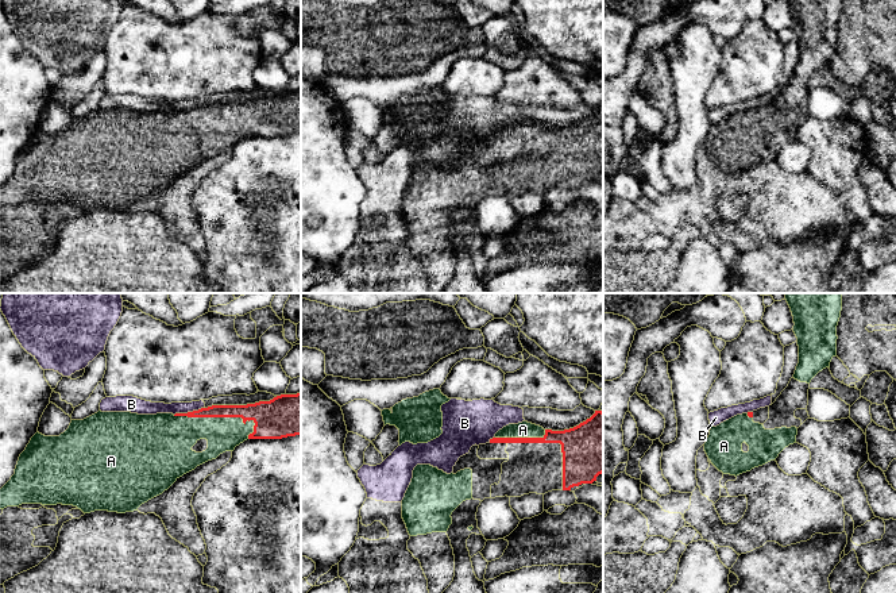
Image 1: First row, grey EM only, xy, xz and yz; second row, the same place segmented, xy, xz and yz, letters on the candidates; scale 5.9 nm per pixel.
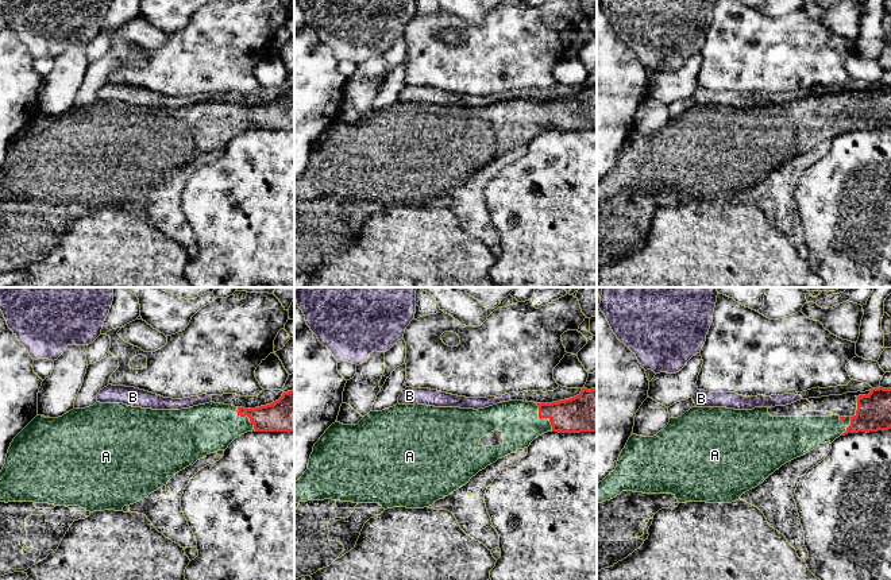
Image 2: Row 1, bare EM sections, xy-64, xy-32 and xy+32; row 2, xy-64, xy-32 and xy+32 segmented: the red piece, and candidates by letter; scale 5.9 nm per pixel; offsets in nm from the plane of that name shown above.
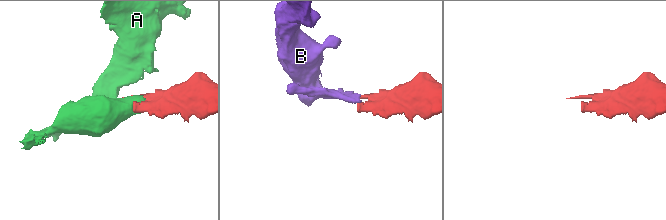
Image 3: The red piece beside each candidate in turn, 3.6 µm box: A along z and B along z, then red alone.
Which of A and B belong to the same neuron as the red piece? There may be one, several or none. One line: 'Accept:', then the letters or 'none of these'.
Accept: A

